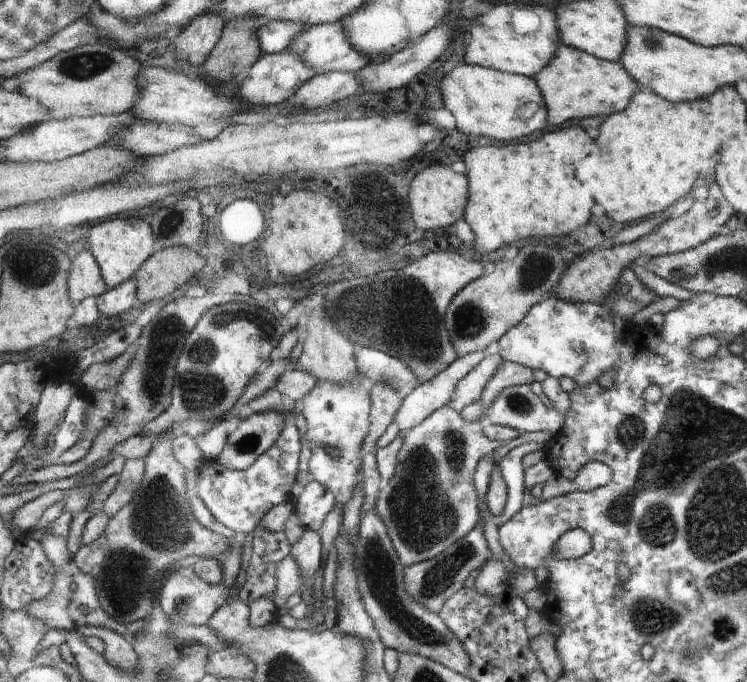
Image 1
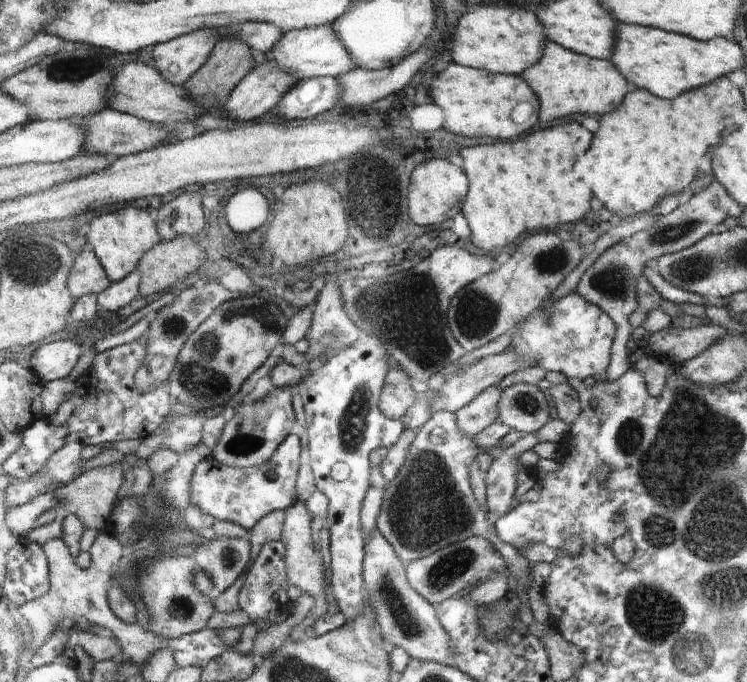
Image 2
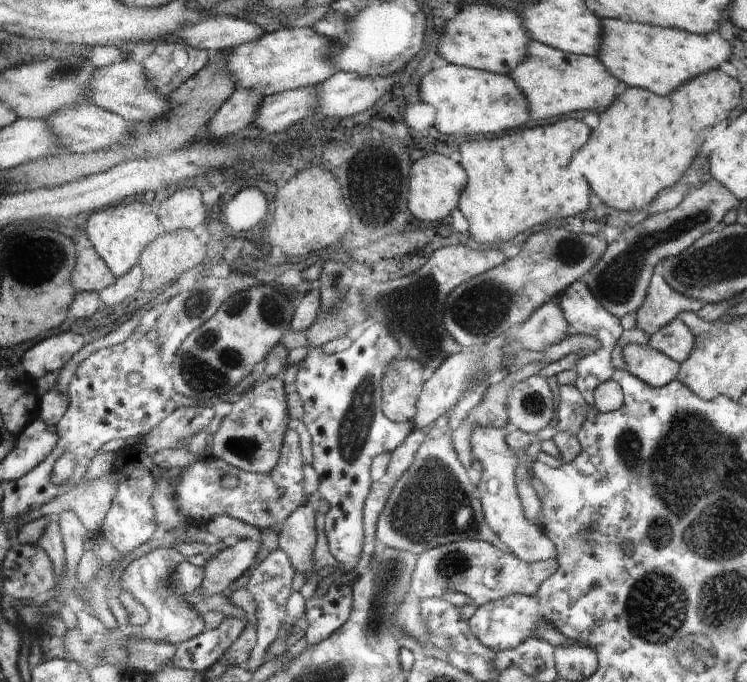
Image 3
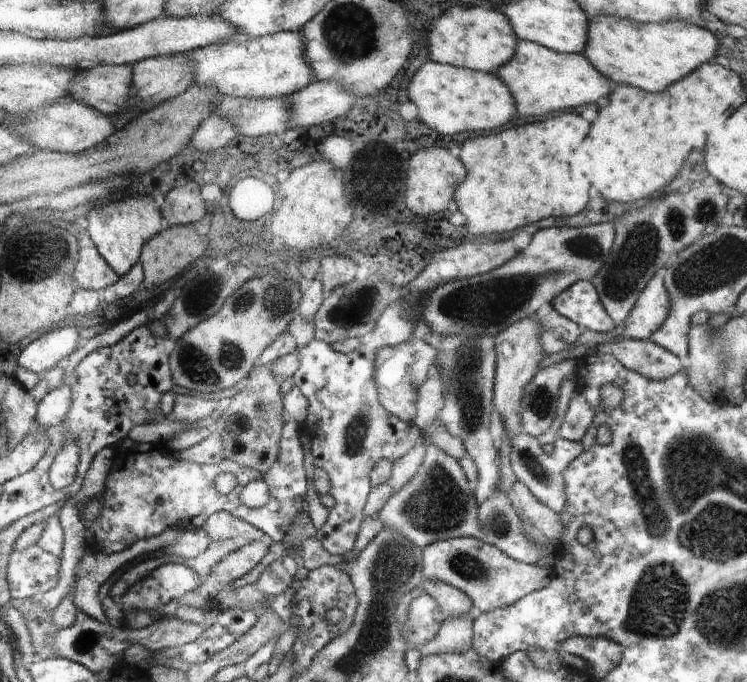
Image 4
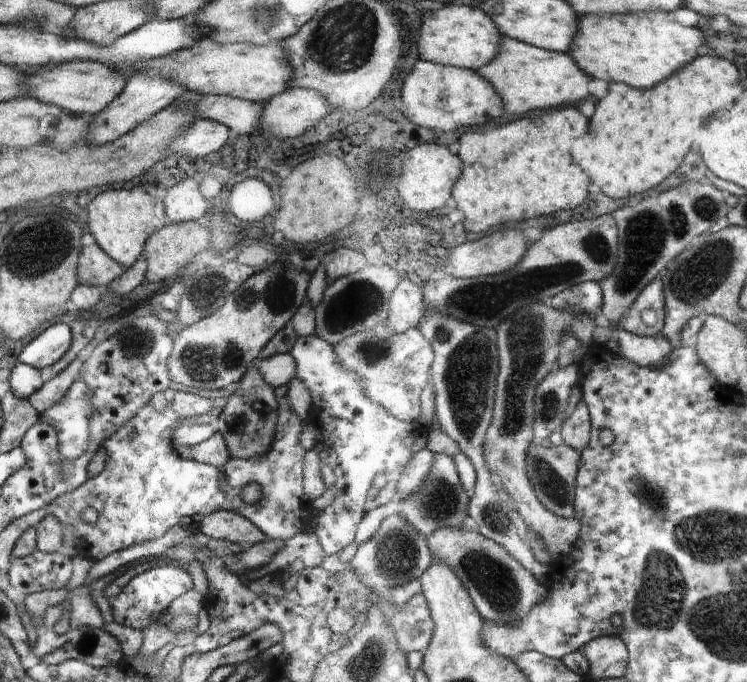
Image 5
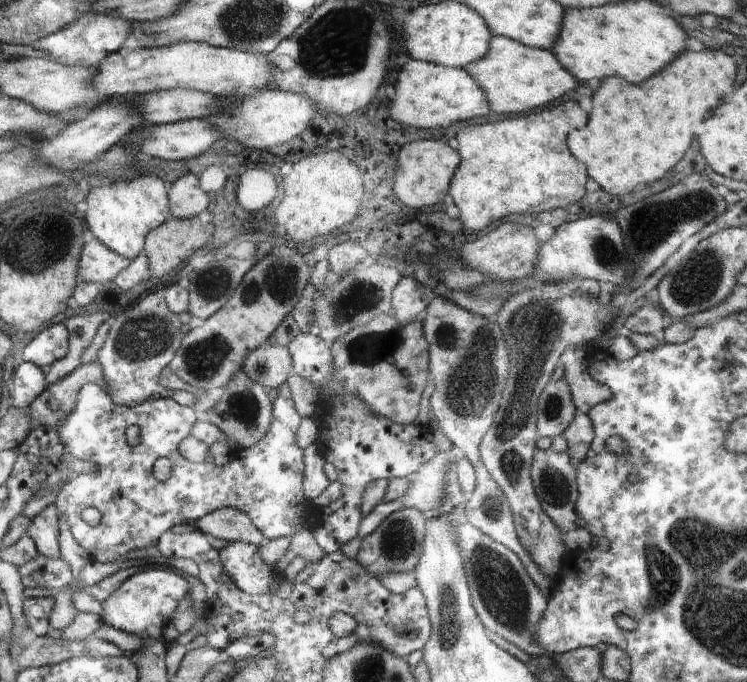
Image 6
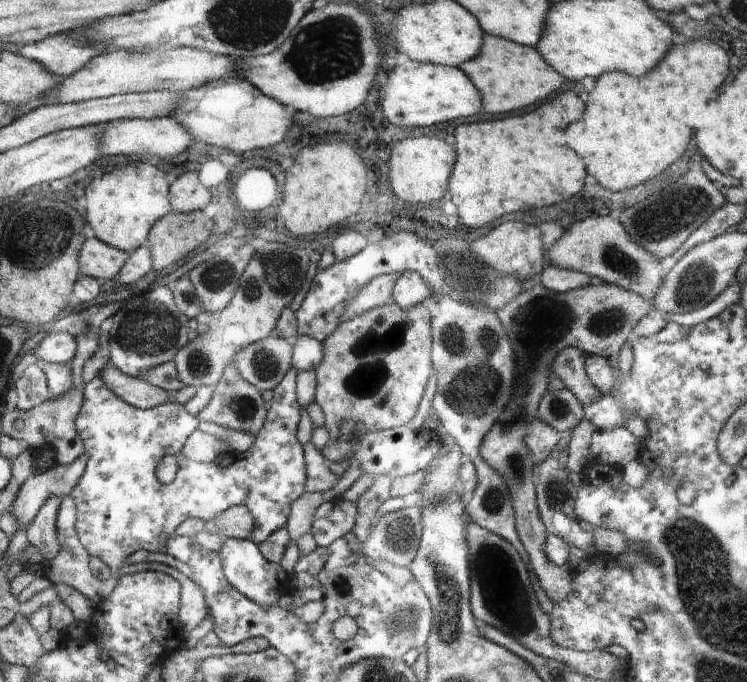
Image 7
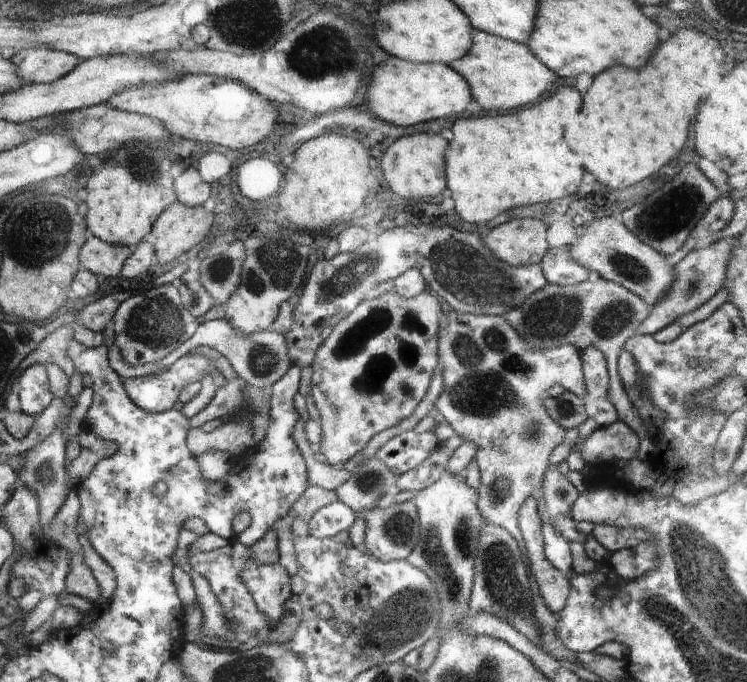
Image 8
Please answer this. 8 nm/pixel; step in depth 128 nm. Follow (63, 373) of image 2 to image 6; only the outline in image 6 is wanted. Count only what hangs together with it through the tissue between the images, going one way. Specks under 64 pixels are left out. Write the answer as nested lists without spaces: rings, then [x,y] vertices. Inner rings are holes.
[[[56,324],[56,326],[48,328],[26,348],[28,362],[20,366],[16,380],[14,380],[16,406],[23,409],[32,406],[32,402],[48,388],[42,366],[56,364],[58,360],[62,360],[68,354],[68,350],[70,350],[70,332],[64,324]]]

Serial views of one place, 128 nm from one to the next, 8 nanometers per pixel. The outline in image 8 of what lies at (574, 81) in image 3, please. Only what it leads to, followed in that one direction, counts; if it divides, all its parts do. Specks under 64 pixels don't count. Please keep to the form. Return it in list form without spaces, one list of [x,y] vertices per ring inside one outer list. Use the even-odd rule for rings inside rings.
[[[473,28],[473,48],[460,60],[450,64],[462,78],[472,87],[473,99],[480,104],[484,112],[510,112],[528,104],[536,104],[538,98],[548,92],[548,88],[556,82],[556,74],[547,67],[537,56],[530,54],[530,49],[525,44],[514,42],[510,39],[500,38],[498,35],[487,33]]]

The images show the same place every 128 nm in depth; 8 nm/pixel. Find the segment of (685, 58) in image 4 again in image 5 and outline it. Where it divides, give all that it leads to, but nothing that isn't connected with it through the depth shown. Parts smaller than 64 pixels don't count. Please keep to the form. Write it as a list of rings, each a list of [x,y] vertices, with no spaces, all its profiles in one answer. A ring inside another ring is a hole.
[[[664,10],[639,14],[588,14],[579,17],[576,37],[572,40],[572,48],[567,50],[570,58],[590,78],[600,78],[608,83],[624,83],[636,89],[646,90],[660,85],[672,77],[674,72],[689,65],[697,56],[698,46],[705,43],[705,33],[700,28],[683,26],[670,12]]]

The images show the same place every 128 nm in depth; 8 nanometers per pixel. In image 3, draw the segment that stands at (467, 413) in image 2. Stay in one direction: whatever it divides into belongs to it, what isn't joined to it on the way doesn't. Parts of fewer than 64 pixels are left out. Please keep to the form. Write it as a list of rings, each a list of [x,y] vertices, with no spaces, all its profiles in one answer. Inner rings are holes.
[[[546,362],[540,364],[525,364],[519,369],[510,372],[502,382],[490,386],[486,400],[482,402],[476,410],[469,415],[469,421],[465,422],[458,430],[453,430],[452,446],[456,452],[458,460],[466,469],[472,467],[473,454],[470,446],[470,432],[474,426],[495,426],[496,428],[506,428],[509,423],[506,412],[506,399],[509,390],[518,381],[542,372]]]

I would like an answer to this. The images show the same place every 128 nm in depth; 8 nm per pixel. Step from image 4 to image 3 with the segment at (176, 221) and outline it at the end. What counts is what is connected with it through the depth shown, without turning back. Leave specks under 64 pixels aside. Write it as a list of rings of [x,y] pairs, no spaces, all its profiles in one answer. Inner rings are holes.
[[[174,188],[174,194],[159,204],[158,220],[168,234],[176,230],[194,230],[204,222],[206,210],[200,200],[198,188]],[[178,190],[178,192],[176,192]]]

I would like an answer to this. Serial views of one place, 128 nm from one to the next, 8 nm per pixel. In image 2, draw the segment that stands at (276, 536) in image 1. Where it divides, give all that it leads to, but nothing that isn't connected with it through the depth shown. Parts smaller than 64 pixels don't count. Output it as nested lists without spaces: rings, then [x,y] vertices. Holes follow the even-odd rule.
[[[282,541],[266,542],[260,548],[258,558],[248,566],[244,573],[244,581],[237,598],[239,607],[249,614],[249,619],[256,624],[257,630],[267,630],[273,625],[284,622],[289,615],[288,604],[291,602],[288,597],[288,582],[286,582],[285,568],[286,546]],[[284,607],[287,610],[282,610]]]

